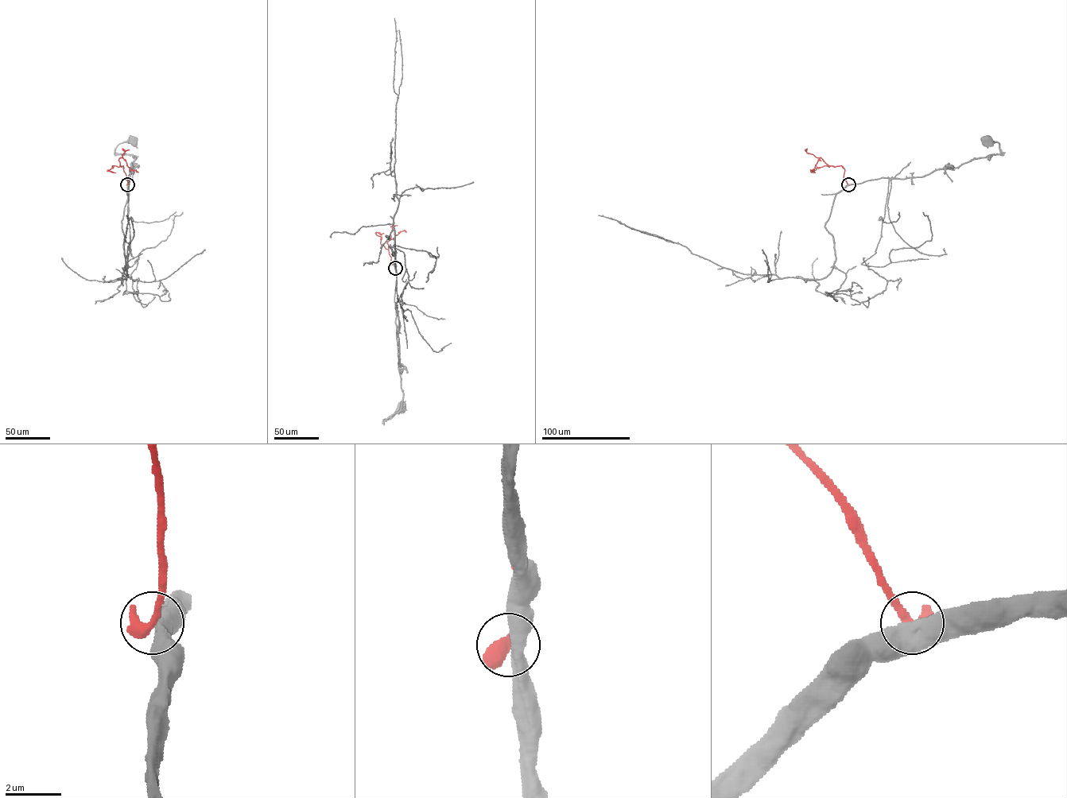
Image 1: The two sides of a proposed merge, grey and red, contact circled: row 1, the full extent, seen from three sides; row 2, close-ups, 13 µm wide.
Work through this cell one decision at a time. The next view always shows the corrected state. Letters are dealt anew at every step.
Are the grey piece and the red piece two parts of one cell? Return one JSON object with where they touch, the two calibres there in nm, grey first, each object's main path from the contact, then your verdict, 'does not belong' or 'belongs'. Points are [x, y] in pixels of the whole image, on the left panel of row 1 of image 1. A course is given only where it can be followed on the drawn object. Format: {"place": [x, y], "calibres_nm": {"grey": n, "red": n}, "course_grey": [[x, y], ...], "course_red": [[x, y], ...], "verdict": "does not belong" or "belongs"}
{"place": [127, 184], "calibres_nm": {"grey": 500, "red": 600}, "course_grey": [[127, 184], [126, 178], [134, 159], [132, 155], [115, 154], [115, 149], [118, 145], [133, 139]], "course_red": [[127, 184], [126, 175], [118, 159], [122, 158], [129, 168], [138, 172]], "verdict": "does not belong"}

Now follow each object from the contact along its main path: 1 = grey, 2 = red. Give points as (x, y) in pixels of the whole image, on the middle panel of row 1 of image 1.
1: (395, 268), (395, 324), (403, 397), (401, 408), (383, 421), (402, 407)
2: (395, 268), (395, 264), (391, 265), (387, 242), (402, 230), (406, 232)

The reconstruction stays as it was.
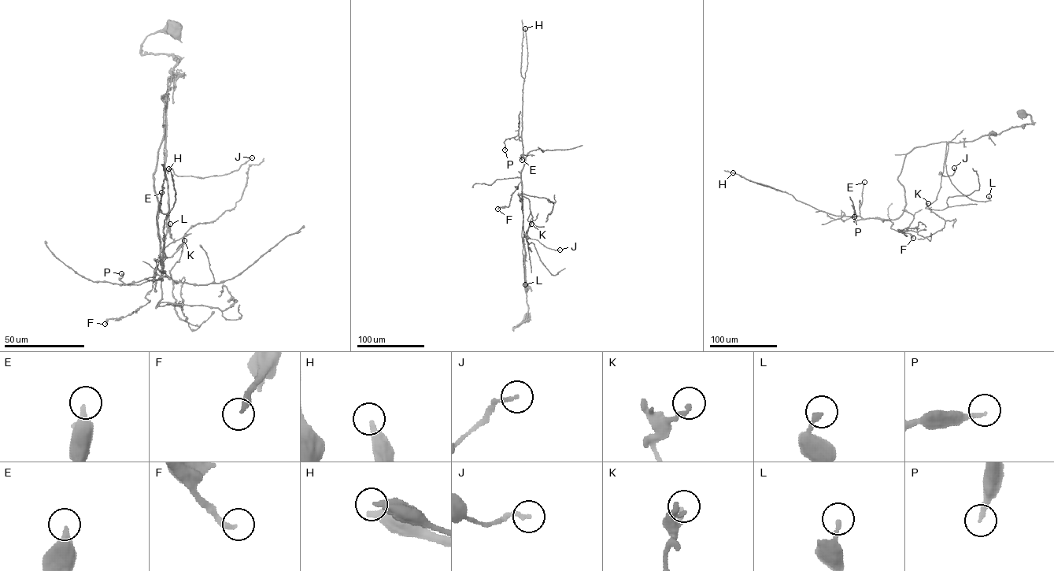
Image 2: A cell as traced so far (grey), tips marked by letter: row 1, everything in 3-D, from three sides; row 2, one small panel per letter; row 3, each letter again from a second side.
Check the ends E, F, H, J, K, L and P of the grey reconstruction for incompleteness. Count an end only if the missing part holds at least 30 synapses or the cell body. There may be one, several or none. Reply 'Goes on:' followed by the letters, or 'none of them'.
Goes on: H

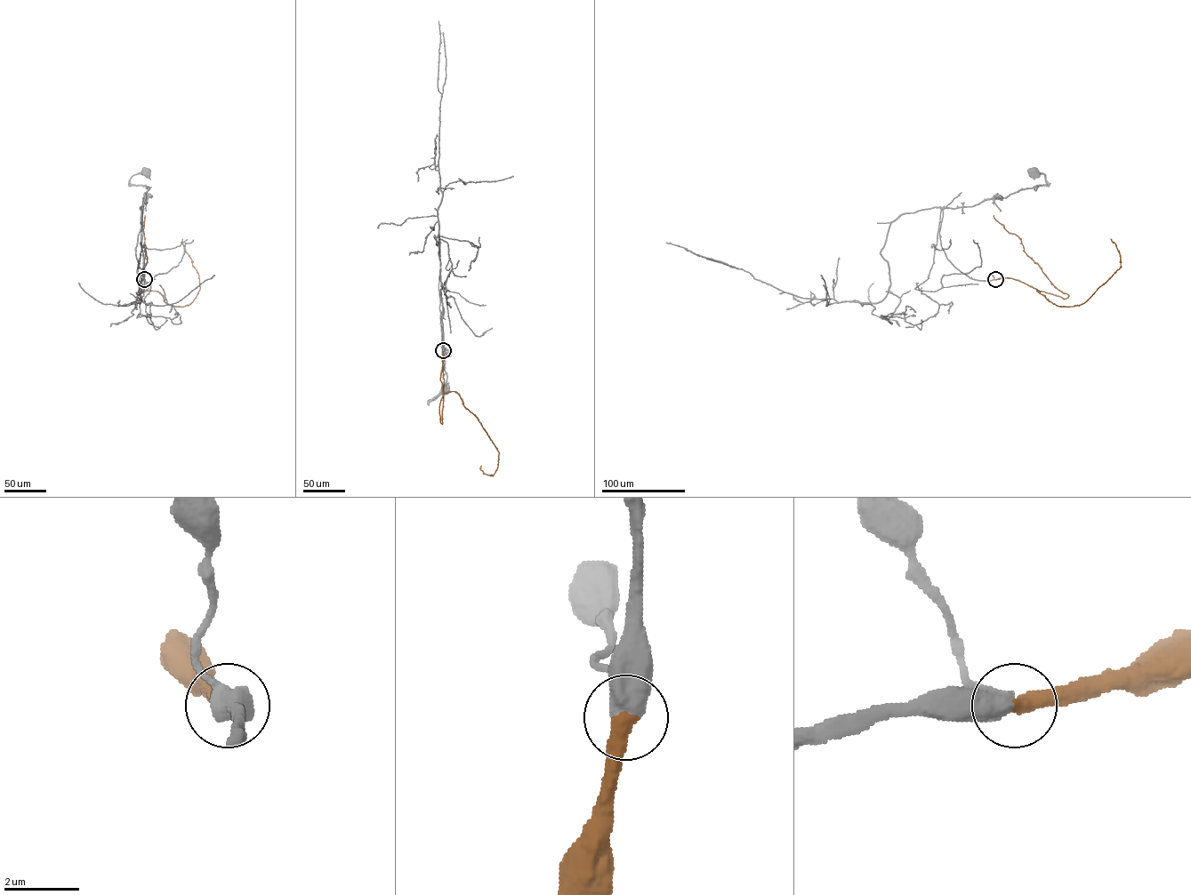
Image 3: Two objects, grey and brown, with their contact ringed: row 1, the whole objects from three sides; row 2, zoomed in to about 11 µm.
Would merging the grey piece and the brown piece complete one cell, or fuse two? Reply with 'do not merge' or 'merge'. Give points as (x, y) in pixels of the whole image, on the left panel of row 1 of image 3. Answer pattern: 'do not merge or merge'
merge

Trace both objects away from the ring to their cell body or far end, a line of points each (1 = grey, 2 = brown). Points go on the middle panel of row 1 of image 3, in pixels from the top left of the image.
1: (443, 350), (439, 294), (446, 380), (445, 390), (428, 403), (446, 388)
2: (443, 350), (443, 392), (457, 393), (499, 452), (493, 475), (486, 475), (481, 465)

